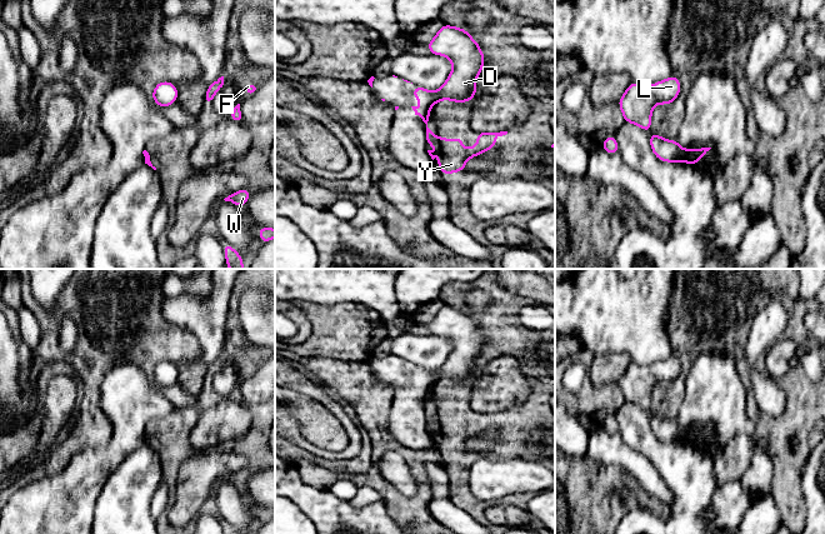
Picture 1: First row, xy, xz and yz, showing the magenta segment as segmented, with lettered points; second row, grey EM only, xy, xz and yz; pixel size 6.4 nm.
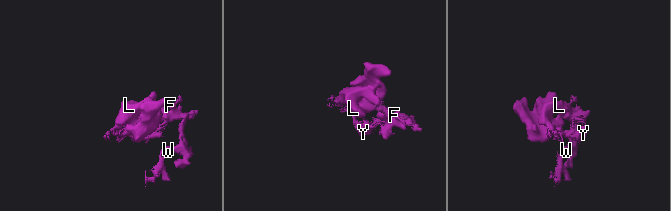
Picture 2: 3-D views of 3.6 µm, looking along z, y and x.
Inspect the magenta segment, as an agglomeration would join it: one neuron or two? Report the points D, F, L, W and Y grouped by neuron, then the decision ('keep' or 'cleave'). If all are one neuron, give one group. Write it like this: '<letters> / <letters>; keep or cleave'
D L / F W Y; cleave

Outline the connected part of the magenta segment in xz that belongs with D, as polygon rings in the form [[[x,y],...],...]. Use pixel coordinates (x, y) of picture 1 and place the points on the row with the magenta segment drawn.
[[[442,25],[435,38],[428,44],[430,54],[446,56],[452,63],[452,70],[444,85],[436,91],[429,91],[415,85],[412,98],[421,100],[421,106],[411,106],[415,115],[424,121],[429,118],[431,106],[440,100],[468,103],[476,94],[476,79],[484,68],[485,58],[479,44],[465,29]]]

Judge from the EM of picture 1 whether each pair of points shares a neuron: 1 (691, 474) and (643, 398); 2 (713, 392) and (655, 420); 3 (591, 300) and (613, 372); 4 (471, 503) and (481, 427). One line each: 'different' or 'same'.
1: different
2: same
3: different
4: same

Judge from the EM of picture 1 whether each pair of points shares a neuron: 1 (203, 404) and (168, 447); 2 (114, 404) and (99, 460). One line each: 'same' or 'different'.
1: same
2: same

